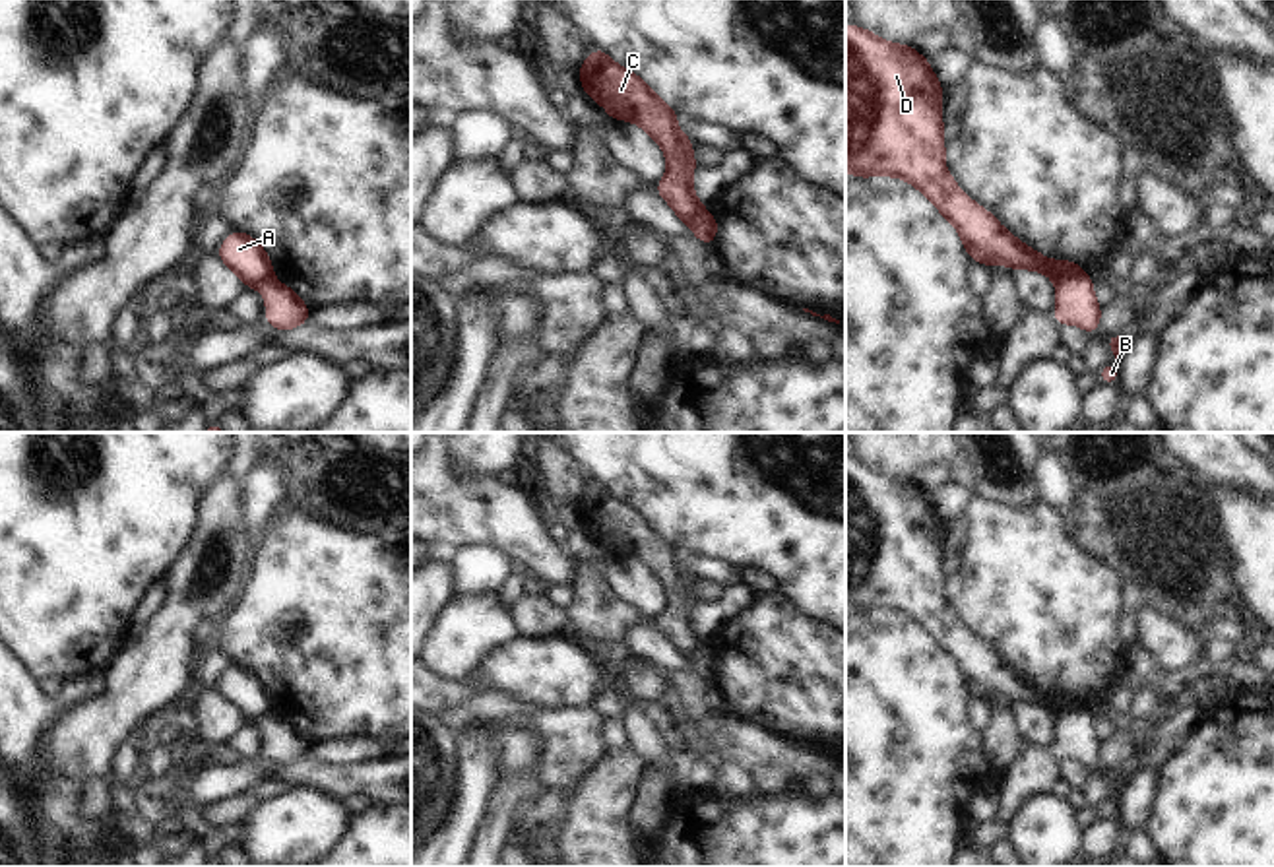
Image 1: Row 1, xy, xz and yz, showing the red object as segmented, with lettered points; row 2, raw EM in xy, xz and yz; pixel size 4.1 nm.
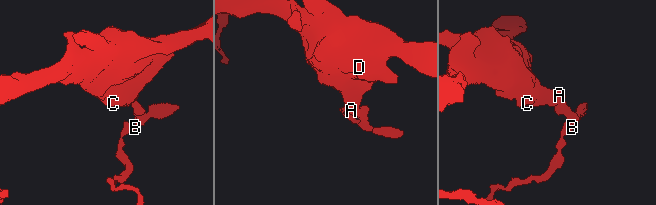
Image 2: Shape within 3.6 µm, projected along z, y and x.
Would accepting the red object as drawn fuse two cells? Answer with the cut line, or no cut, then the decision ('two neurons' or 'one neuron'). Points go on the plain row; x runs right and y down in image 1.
yz (1082, 705), (1061, 710), (1055, 716) | two neurons

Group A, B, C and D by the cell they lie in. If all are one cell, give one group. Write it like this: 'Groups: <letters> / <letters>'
Groups: A C D / B

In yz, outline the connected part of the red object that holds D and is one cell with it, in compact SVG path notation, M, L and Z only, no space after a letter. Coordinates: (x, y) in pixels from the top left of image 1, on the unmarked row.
M845 460L845 607L855 613L867 611L898 611L913 619L929 636L948 654L971 696L983 696L989 702L1006 698L1012 706L1034 704L1051 714L1061 714L1084 706L1078 696L1049 694L1037 685L1024 679L1006 665L995 650L968 632L944 599L946 576L942 574L942 514L931 506L929 493L921 491L911 479L894 479L867 466L861 460Z

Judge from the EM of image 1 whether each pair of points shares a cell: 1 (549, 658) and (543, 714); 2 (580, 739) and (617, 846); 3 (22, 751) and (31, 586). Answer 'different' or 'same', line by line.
1: different
2: different
3: different

